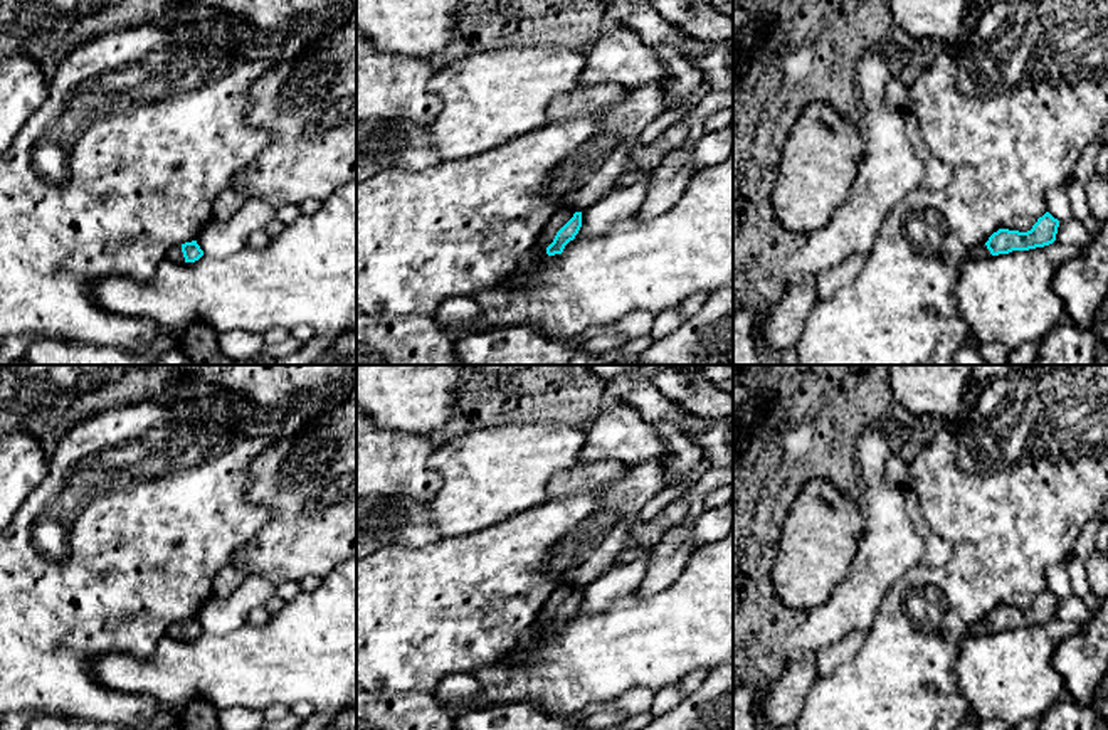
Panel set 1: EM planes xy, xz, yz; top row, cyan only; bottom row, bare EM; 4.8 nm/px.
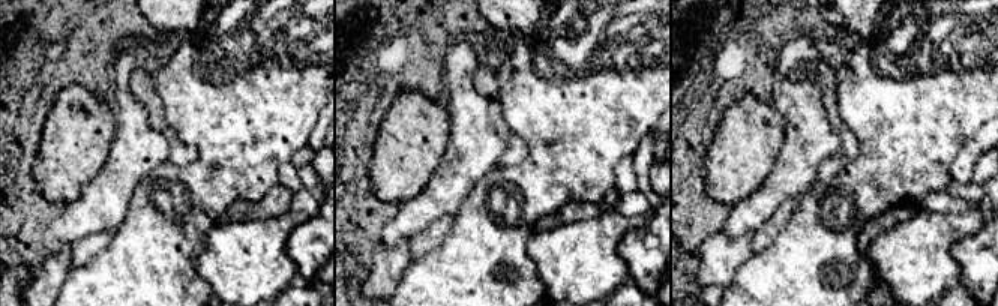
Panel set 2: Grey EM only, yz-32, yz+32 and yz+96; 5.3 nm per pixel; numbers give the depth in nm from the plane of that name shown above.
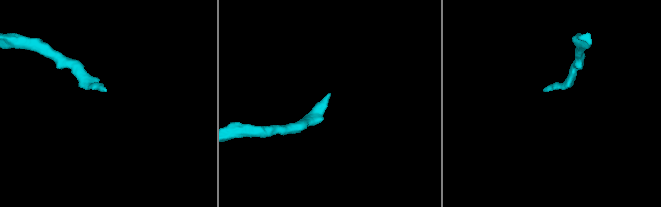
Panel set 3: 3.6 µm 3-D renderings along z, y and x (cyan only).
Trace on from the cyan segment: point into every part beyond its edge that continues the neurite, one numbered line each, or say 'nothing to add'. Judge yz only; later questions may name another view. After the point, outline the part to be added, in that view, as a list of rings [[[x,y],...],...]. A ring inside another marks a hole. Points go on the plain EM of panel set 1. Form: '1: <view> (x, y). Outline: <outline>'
1: yz (981, 628). Outline: [[[982,621],[982,622],[977,622],[977,624],[973,624],[973,626],[970,627],[968,637],[985,636],[985,634],[990,634],[990,632],[992,632],[992,631],[990,631],[990,627],[987,626],[987,622]]]

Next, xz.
1: xz (547, 613). Outline: [[[562,584],[541,607],[538,621],[548,624],[557,609],[573,594],[573,590],[575,587],[572,584]]]

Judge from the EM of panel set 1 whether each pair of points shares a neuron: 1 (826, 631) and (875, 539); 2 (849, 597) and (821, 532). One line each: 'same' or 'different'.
1: same
2: different

